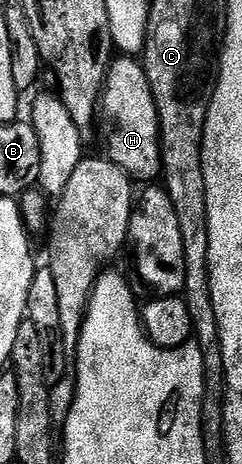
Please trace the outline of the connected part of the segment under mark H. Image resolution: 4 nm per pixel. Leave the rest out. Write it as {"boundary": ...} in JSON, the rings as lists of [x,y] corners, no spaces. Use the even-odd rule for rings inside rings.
{"boundary":[[[123,54],[117,55],[112,63],[108,66],[108,72],[104,75],[104,86],[100,90],[98,97],[98,132],[100,128],[100,140],[104,143],[103,155],[109,160],[113,160],[127,176],[131,176],[133,181],[148,180],[144,182],[152,182],[160,176],[160,123],[158,122],[158,110],[154,106],[154,94],[150,90],[150,82],[146,78],[146,70],[143,63],[137,57],[126,56]]]}

